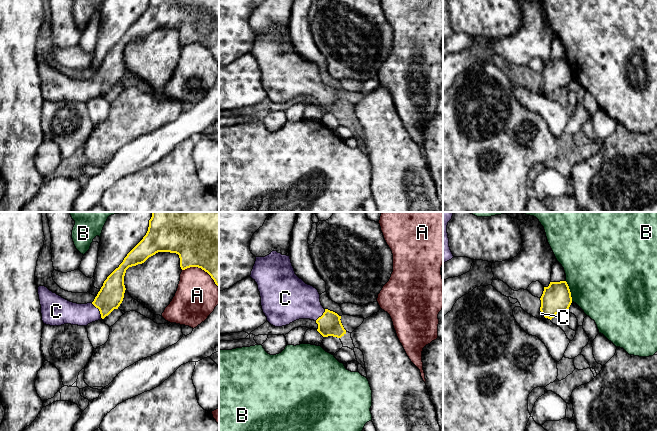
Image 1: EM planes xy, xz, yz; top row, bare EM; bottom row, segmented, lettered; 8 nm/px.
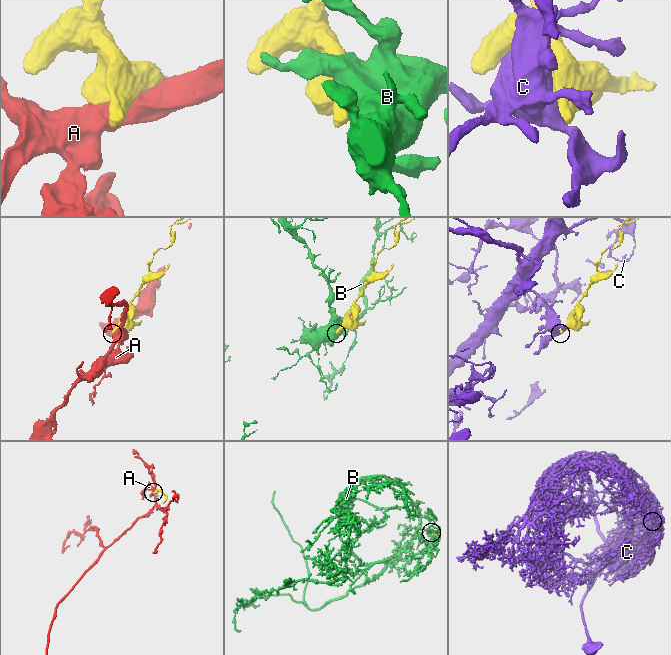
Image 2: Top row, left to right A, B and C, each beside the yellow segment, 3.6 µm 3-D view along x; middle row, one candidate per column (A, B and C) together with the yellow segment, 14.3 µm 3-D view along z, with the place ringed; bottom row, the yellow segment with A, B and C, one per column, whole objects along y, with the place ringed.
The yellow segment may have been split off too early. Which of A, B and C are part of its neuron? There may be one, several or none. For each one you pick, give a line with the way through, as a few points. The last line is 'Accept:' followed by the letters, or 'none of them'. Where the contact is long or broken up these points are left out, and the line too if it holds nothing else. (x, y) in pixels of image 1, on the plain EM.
C: across xy (111, 70), (99, 86), (92, 88), (68, 88)
Accept: C

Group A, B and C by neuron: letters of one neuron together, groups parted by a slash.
A / B / C

